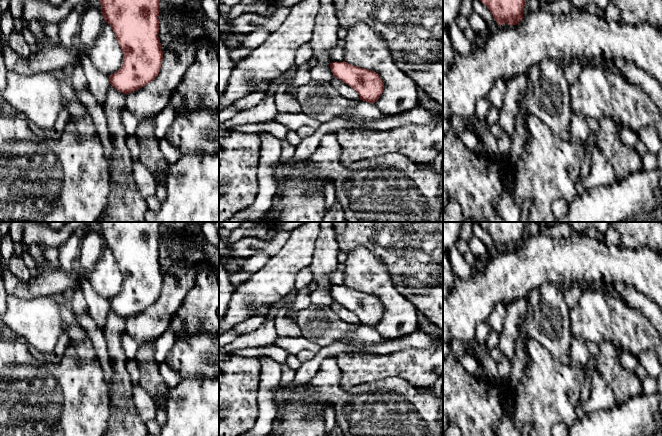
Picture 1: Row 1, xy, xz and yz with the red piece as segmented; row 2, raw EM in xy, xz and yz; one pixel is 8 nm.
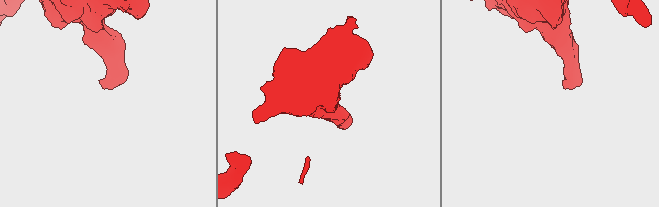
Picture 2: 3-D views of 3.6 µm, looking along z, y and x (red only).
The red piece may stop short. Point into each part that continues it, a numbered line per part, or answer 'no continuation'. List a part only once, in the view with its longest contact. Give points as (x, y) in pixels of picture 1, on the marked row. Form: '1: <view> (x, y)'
no continuation

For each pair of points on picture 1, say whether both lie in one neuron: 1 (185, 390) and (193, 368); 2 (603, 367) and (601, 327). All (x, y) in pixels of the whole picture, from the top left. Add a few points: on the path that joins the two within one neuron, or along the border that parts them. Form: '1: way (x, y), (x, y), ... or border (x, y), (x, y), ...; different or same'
1: border (208, 376), (195, 375), (180, 379); different
2: border (598, 343), (610, 340), (622, 351); different

